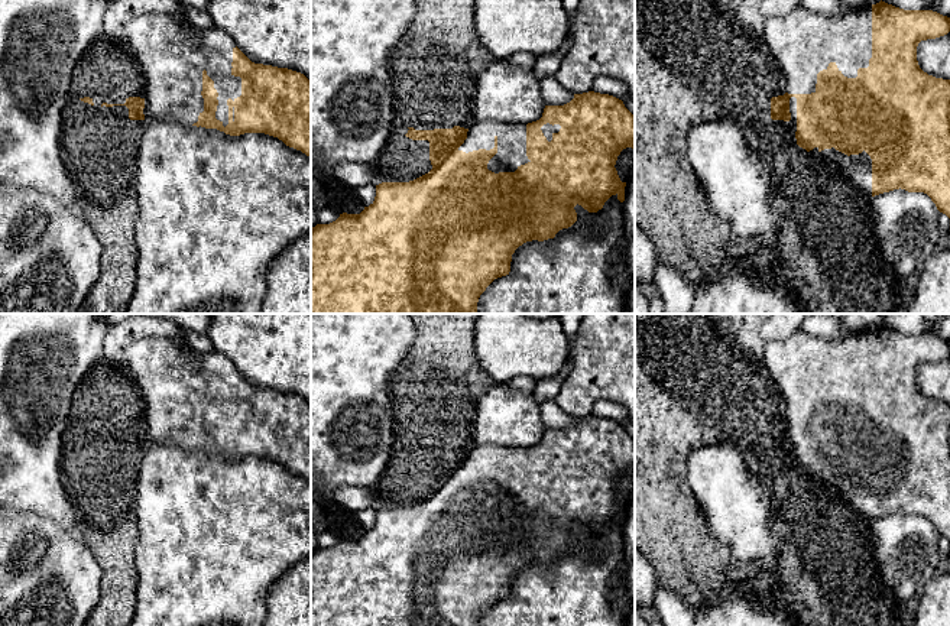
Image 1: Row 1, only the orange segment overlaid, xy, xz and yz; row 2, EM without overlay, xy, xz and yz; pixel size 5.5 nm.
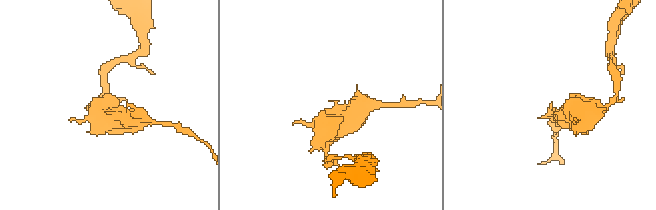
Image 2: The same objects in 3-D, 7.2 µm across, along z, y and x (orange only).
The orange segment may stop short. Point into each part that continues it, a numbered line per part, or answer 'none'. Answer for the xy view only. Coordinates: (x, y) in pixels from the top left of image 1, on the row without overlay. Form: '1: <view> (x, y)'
1: xy (172, 380)

